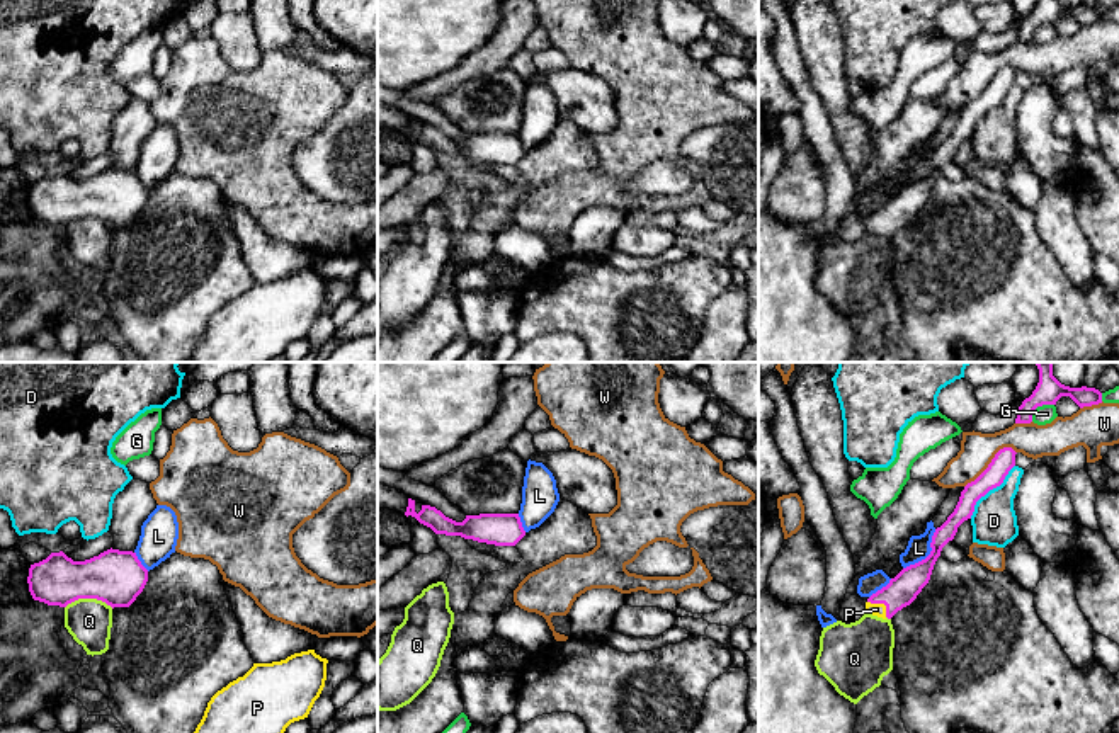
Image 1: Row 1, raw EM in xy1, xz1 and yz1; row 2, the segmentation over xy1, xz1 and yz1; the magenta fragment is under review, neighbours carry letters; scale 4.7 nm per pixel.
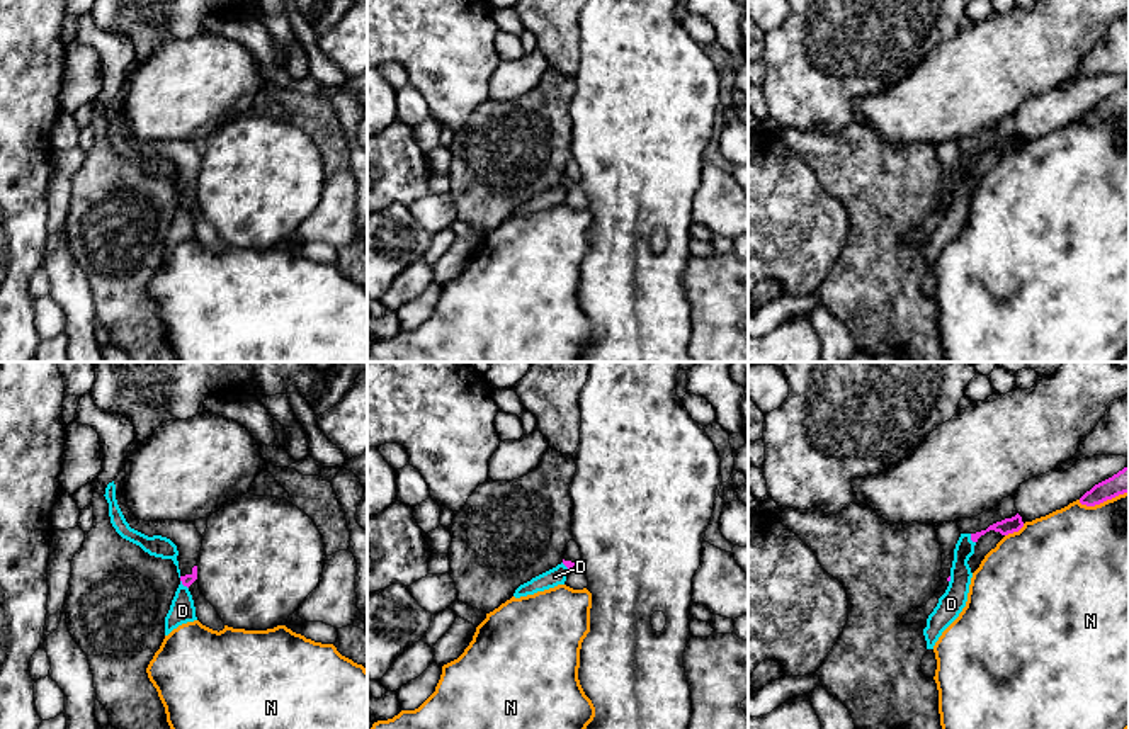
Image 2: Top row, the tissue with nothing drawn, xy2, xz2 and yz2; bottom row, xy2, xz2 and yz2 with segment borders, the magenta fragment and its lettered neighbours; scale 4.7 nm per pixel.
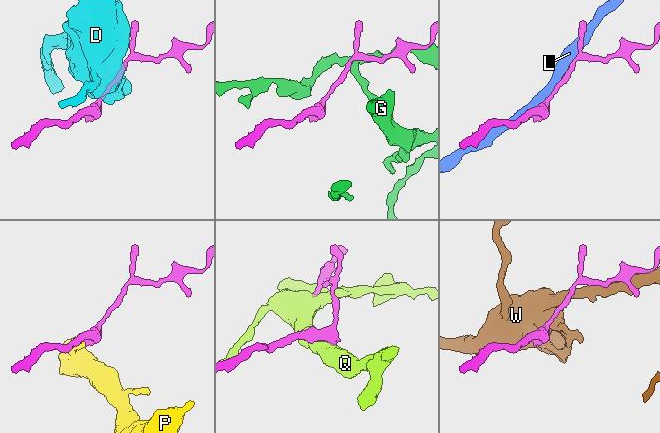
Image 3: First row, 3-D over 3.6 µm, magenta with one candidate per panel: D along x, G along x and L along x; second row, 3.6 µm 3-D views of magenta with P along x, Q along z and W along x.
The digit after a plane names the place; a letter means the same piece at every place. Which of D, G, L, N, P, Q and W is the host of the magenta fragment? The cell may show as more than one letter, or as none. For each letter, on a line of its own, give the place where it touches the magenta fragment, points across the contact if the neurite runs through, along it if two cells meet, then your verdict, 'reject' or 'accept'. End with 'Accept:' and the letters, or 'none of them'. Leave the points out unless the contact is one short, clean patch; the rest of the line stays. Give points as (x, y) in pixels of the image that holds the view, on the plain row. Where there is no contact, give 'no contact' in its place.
D: contact yz1 (990, 107); reject
G: contact yz1 (1038, 24); reject
L: contact yz1 (929, 174); border yz1 (936, 148), (931, 159), (931, 170), (903, 187); reject
N: contact yz2 (1014, 150); reject
P: contact yz1 (881, 221); way yz1 (902, 210), (881, 221), (876, 228); accept
Q: contact xy1 (89, 216); reject
W: contact yz1 (992, 80); reject
Accept: P

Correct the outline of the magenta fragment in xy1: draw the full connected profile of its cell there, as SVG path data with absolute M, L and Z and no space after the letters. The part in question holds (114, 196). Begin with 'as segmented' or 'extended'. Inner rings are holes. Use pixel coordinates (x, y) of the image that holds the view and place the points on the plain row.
as segmented; M107 168L85 180L73 180L63 170L51 172L46 179L31 184L29 211L34 219L48 224L66 226L78 218L97 218L114 226L129 226L143 211L148 201L148 189L141 184L136 172Z

